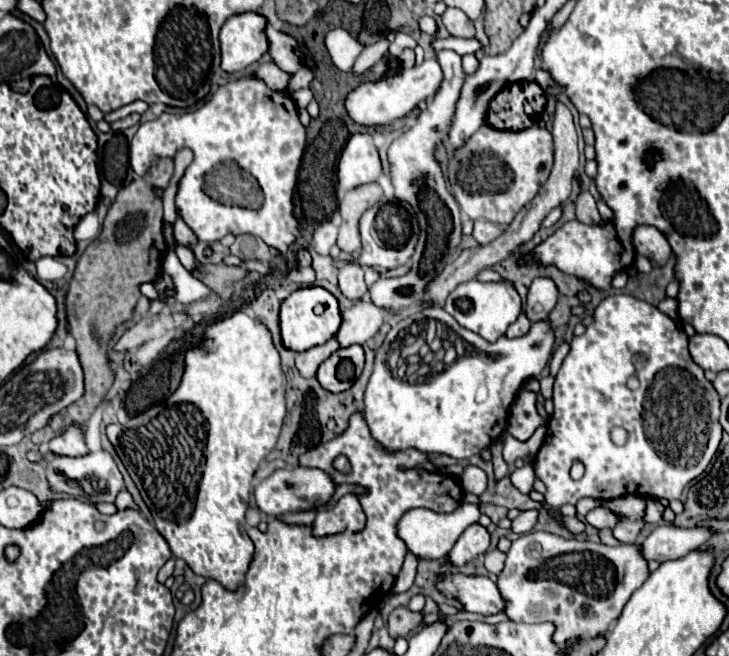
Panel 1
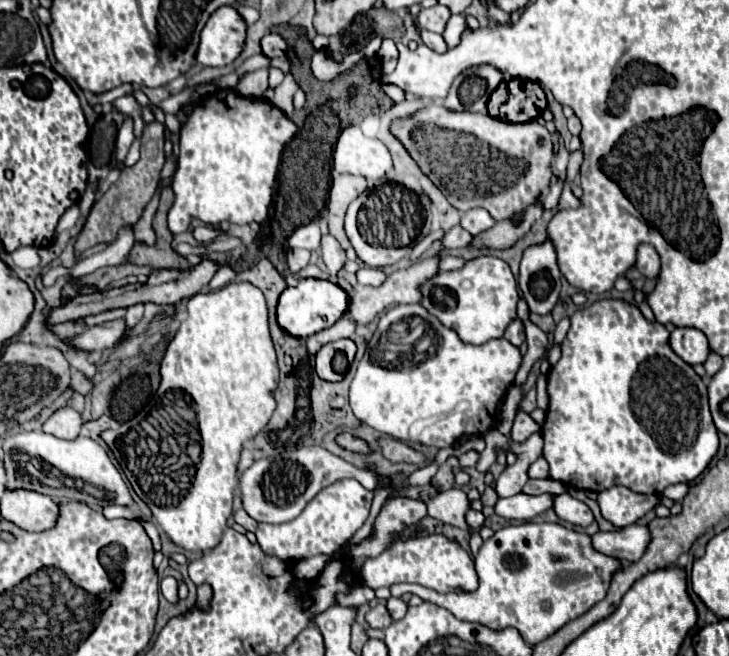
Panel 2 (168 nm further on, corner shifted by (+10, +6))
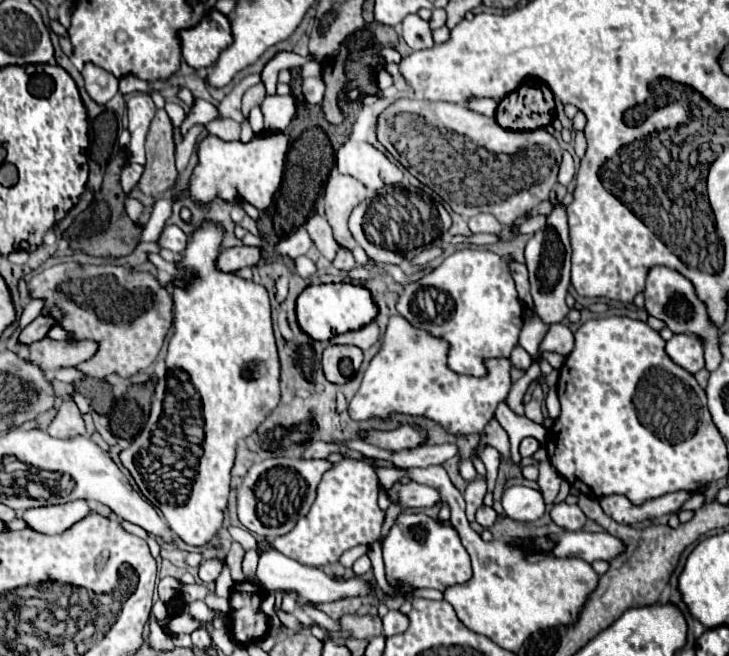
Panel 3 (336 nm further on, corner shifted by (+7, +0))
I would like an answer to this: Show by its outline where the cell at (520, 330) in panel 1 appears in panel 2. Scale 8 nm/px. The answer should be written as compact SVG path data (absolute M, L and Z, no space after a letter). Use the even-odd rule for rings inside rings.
M516 318L513 320L506 328L504 335L509 342L512 344L516 344L516 346L521 346L521 344L525 341L525 333L523 323ZM511 324L514 324L510 327Z

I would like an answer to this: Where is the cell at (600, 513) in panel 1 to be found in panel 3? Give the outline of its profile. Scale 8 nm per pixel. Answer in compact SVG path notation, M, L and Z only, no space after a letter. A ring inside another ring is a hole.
M565 502L553 504L553 508L551 508L549 514L551 514L551 520L557 526L565 528L565 530L581 530L583 524L585 524L585 520L587 520L587 516L581 512L581 508L577 504L569 506Z

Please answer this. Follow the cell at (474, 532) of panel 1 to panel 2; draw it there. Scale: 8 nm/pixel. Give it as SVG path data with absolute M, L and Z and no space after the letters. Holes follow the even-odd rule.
M470 508L470 510L466 512L466 524L468 524L470 530L480 530L482 524L484 524L484 516L482 516L482 512L476 512L476 510Z

